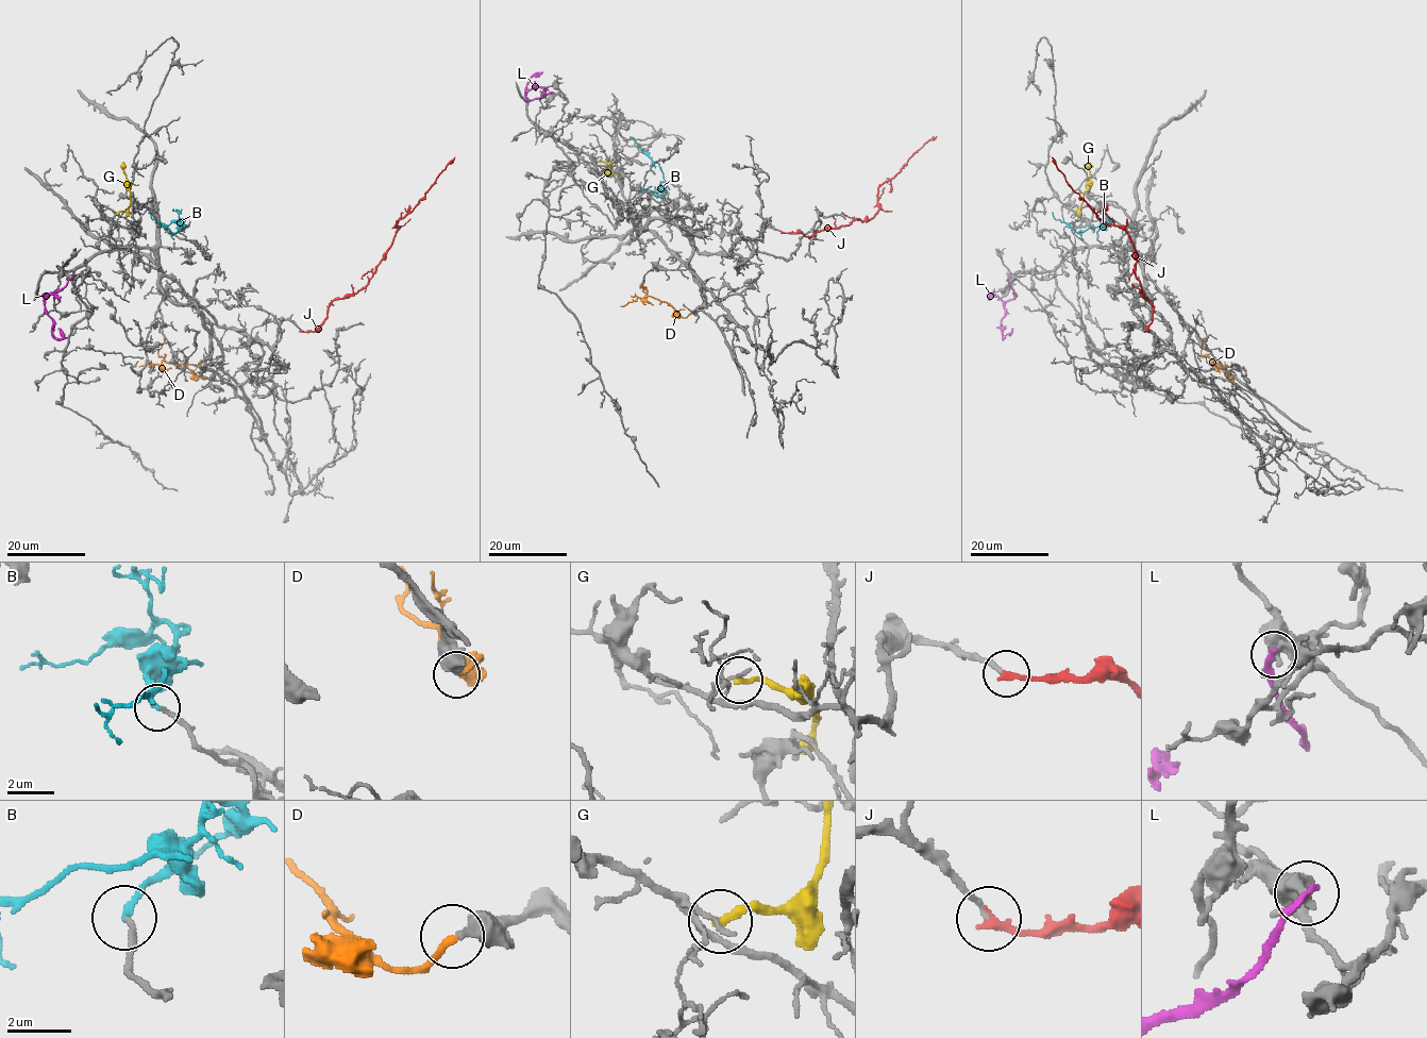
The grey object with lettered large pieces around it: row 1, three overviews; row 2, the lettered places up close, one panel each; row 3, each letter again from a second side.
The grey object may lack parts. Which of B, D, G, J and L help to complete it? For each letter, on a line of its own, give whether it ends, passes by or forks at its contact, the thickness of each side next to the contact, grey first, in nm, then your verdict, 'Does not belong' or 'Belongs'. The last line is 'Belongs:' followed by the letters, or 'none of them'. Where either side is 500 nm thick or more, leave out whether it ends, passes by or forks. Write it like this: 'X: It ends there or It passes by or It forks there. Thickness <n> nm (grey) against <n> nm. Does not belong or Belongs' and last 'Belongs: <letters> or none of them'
B: It ends there. Thickness 160 nm (grey) against 200 nm. Belongs
D: It ends there. Thickness 300 nm (grey) against 200 nm. Belongs
G: It ends there. Thickness 160 nm (grey) against 240 nm. Does not belong
J: It ends there. Thickness 160 nm (grey) against 320 nm. Belongs
L: It ends there. Thickness 320 nm (grey) against 240 nm. Does not belong
Belongs: B, D, J

